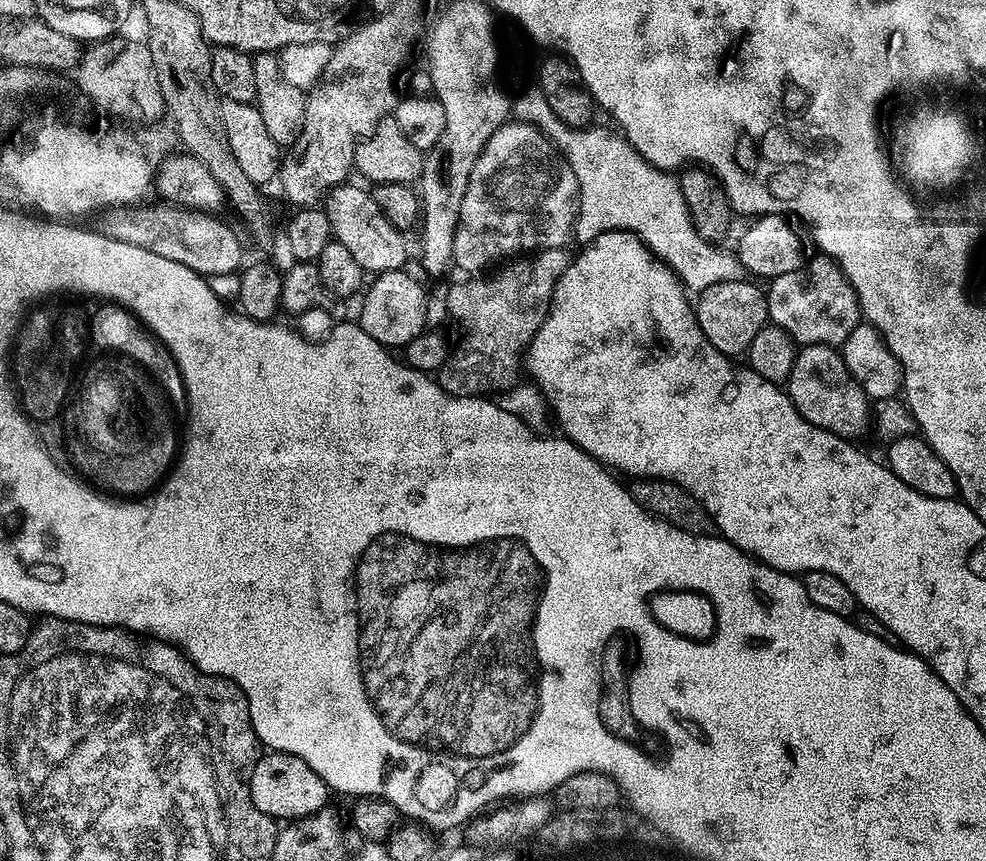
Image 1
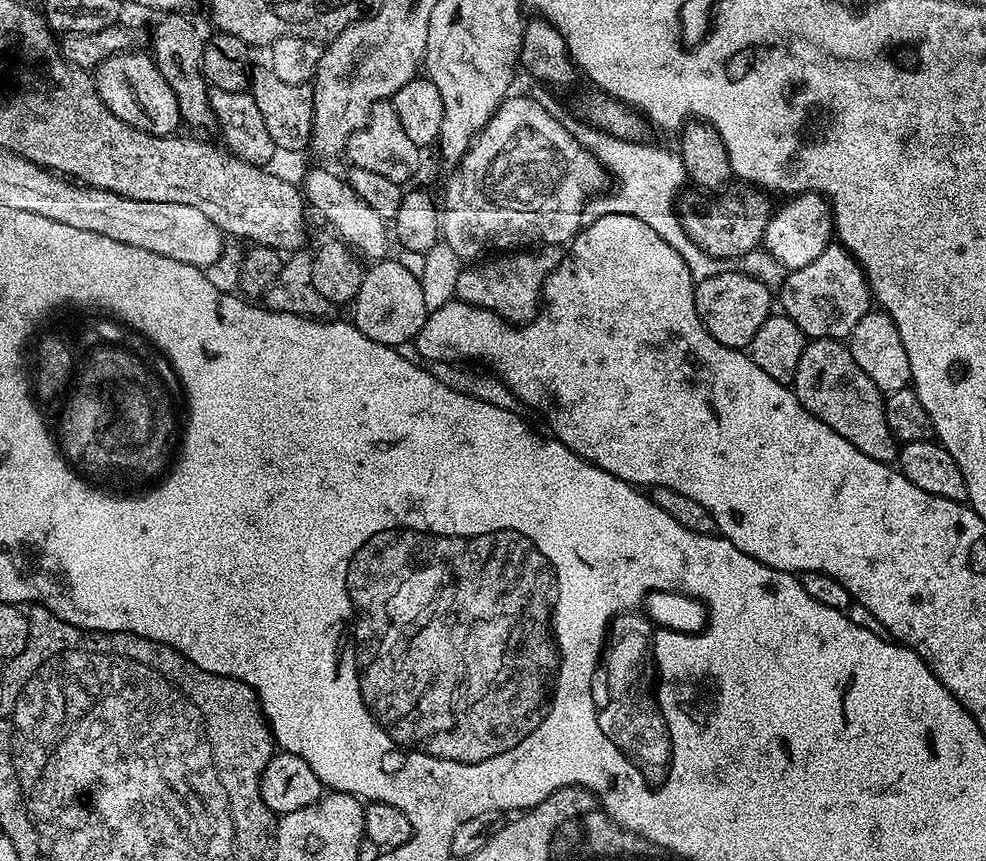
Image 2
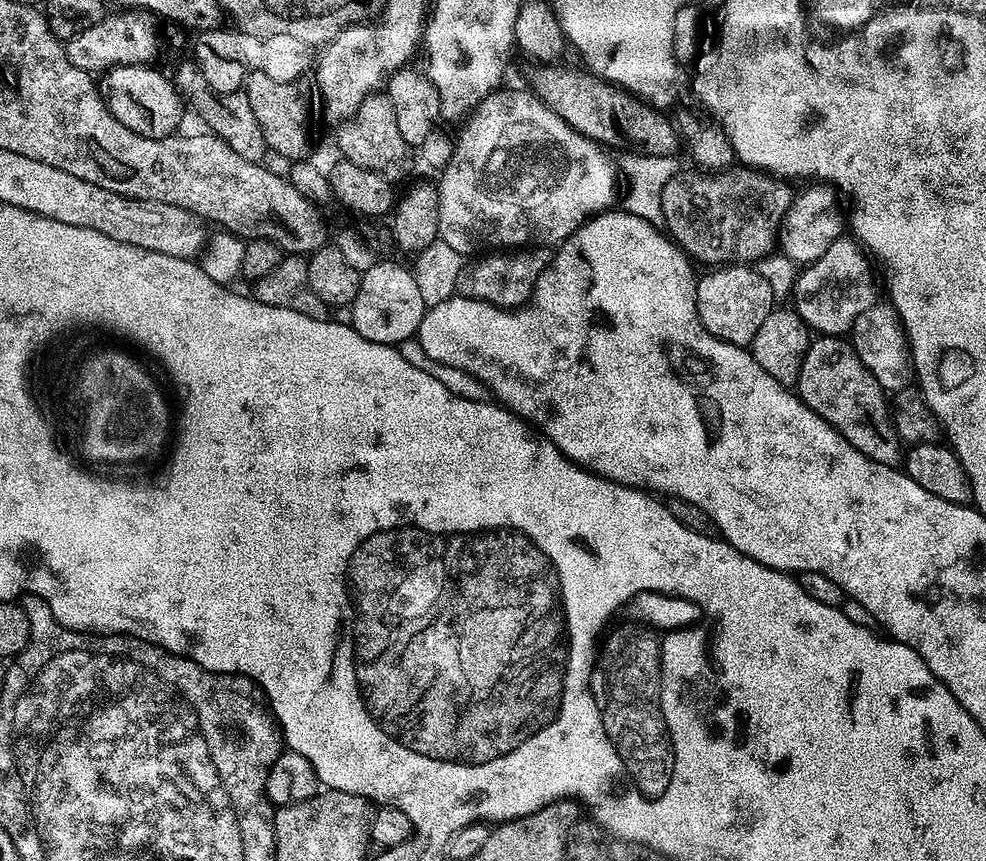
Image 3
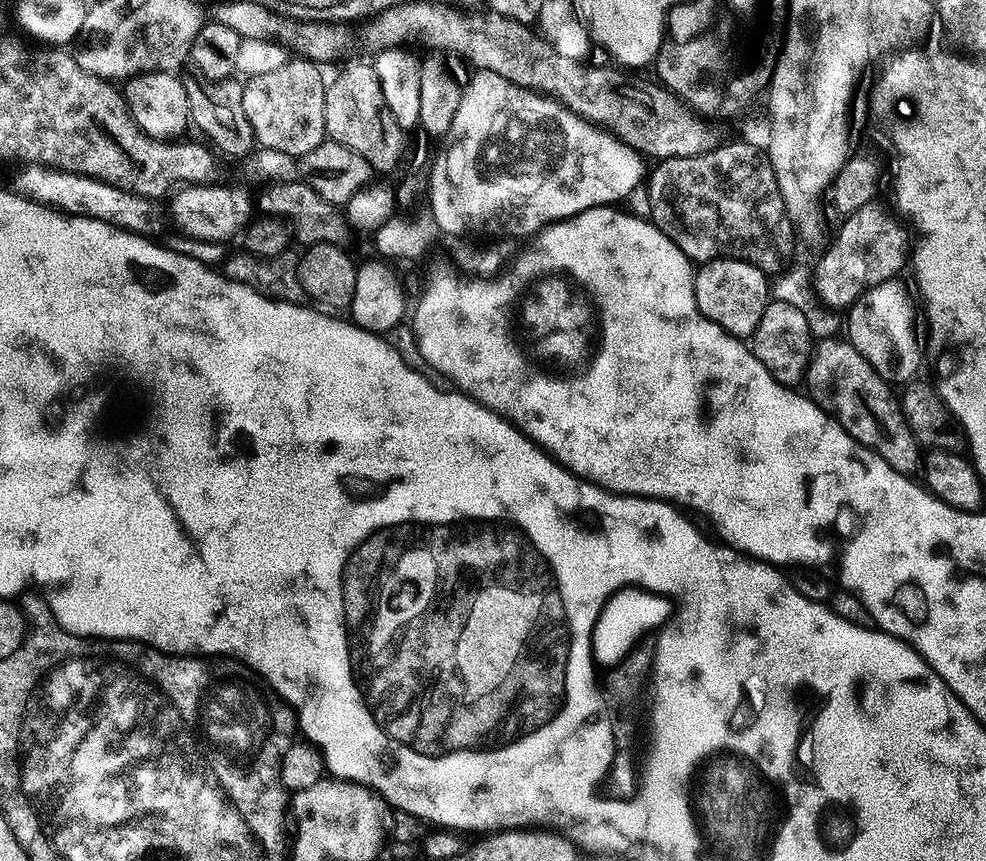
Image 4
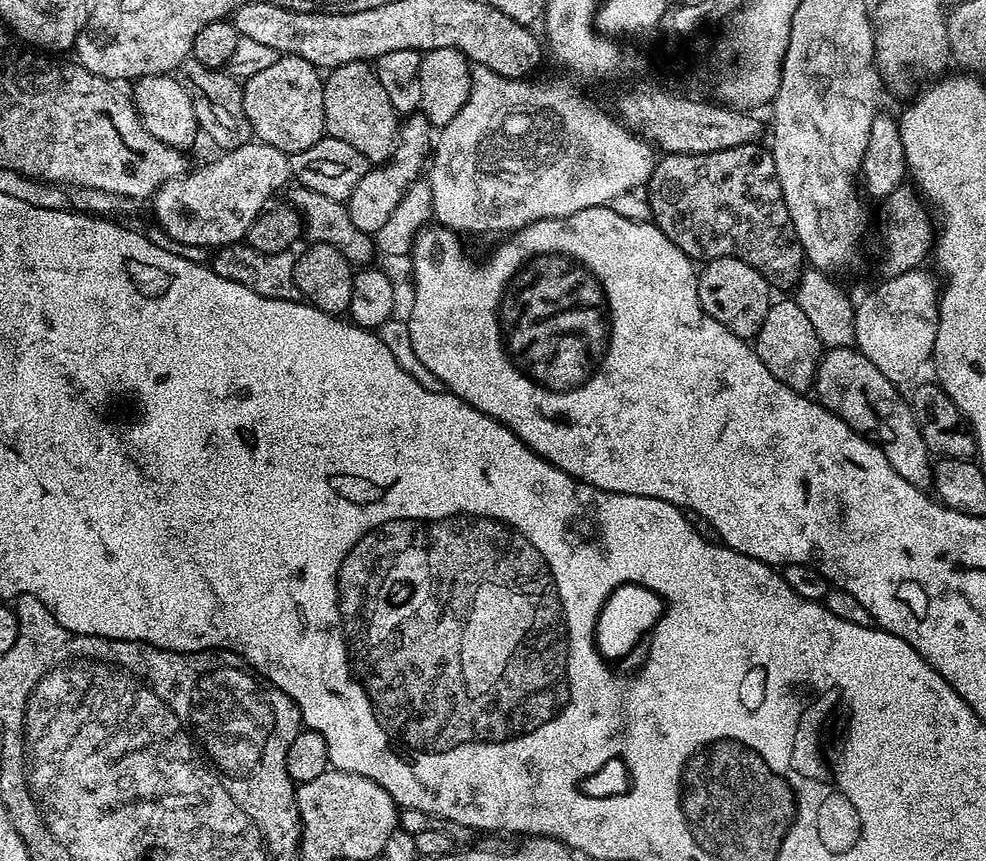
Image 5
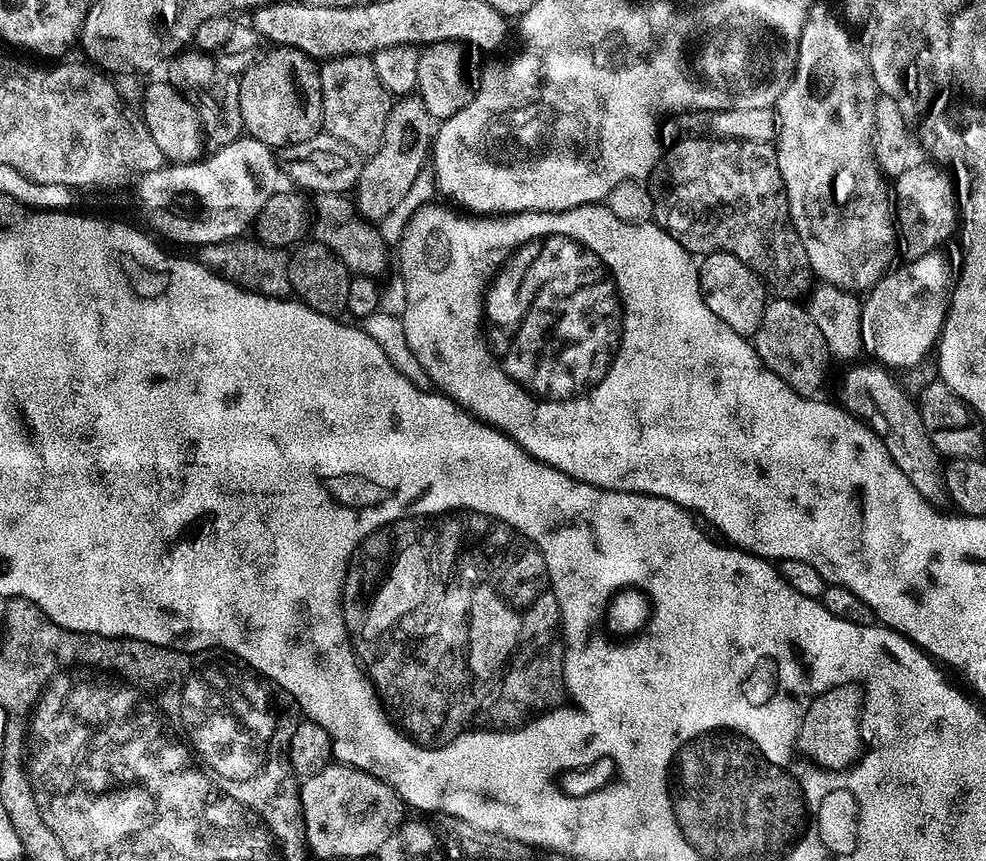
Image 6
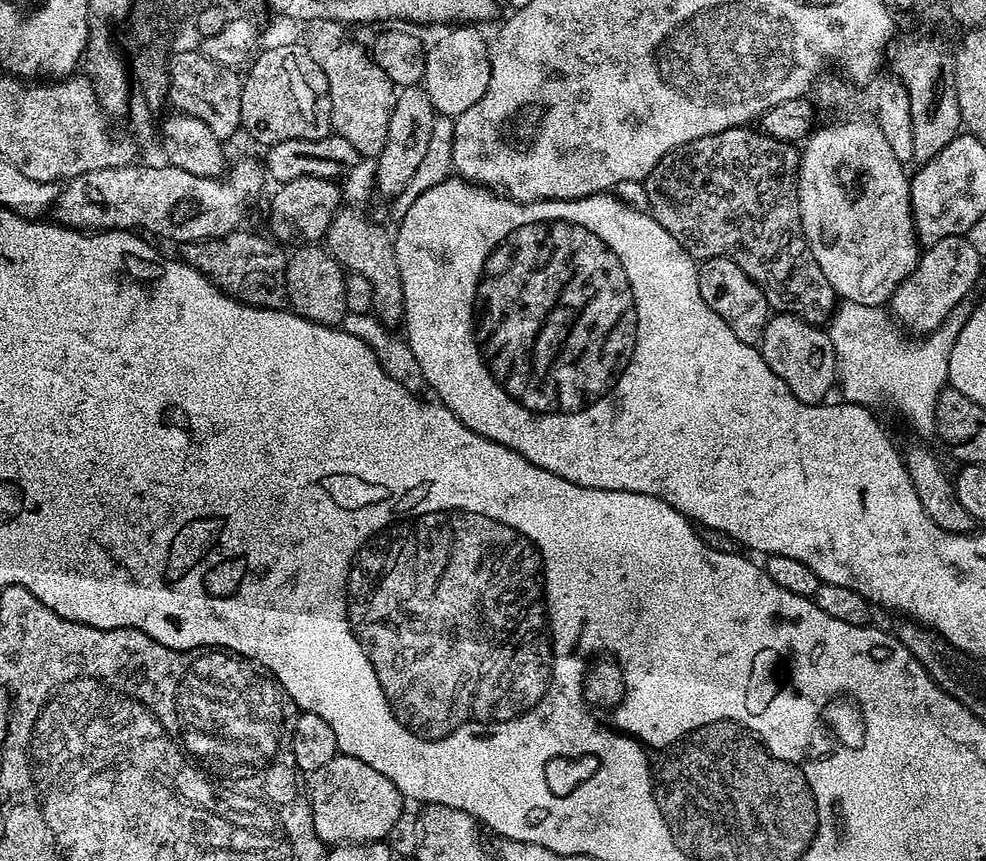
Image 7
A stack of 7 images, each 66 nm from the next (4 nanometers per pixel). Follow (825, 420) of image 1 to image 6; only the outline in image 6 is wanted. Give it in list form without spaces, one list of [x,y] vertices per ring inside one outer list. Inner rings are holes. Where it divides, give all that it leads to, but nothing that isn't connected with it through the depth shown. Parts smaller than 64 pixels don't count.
[[[860,366],[851,367],[854,369],[845,374],[844,385],[840,388],[839,399],[843,407],[857,420],[863,420],[874,430],[874,434],[878,434],[878,438],[882,438],[882,446],[886,446],[890,458],[894,458],[894,466],[906,474],[910,486],[914,486],[914,490],[918,490],[918,494],[922,494],[928,504],[934,504],[940,510],[946,509],[950,501],[944,481],[945,465],[934,442],[930,442],[930,434],[926,434],[926,426],[922,426],[919,403],[913,397],[911,400],[891,377],[893,375],[883,367],[856,367]]]

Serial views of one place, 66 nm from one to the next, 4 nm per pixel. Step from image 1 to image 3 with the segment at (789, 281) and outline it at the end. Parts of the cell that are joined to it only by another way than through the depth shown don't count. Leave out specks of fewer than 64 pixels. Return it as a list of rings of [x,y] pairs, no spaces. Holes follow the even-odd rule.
[[[841,238],[835,240],[820,258],[809,263],[797,275],[794,307],[813,333],[843,337],[851,333],[858,314],[866,314],[870,306],[878,303],[876,280],[872,277],[868,260],[869,253],[855,239]]]

